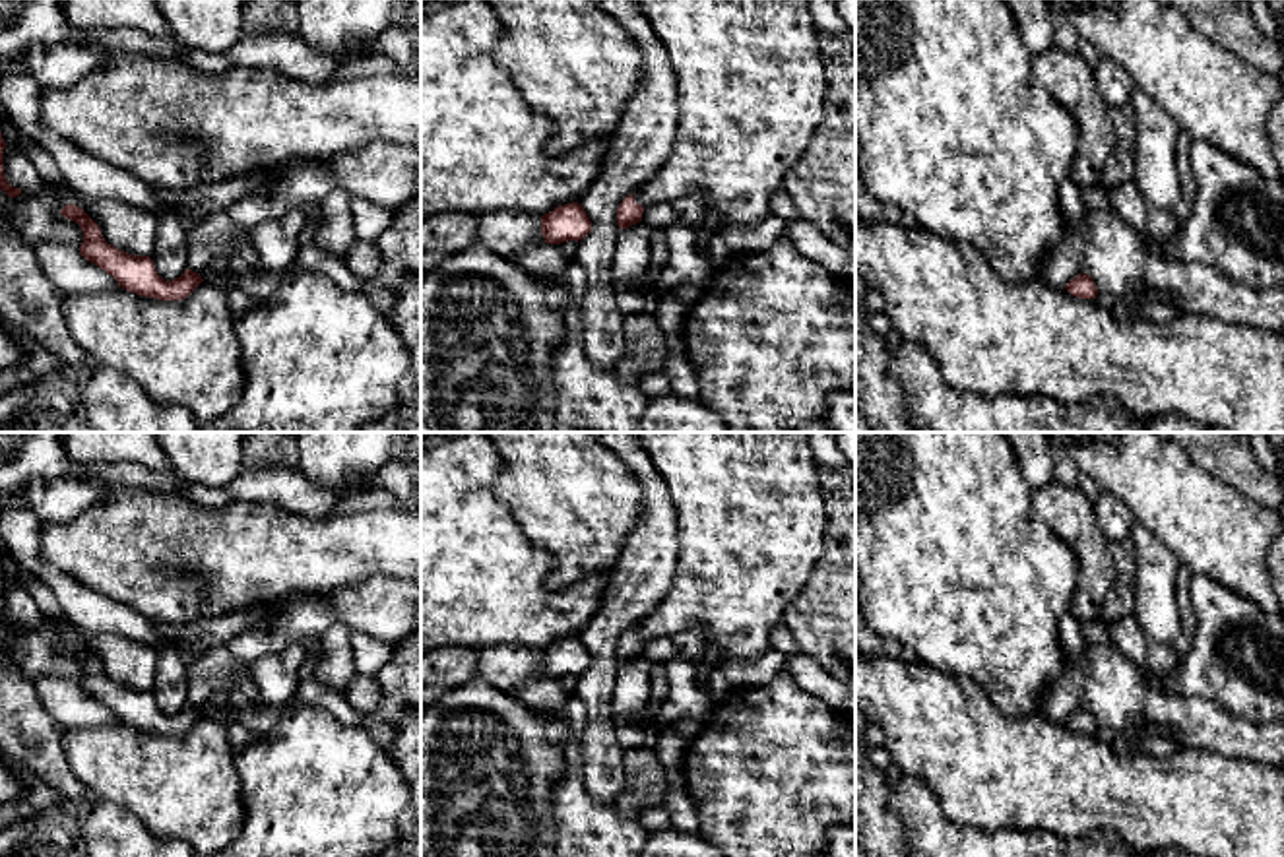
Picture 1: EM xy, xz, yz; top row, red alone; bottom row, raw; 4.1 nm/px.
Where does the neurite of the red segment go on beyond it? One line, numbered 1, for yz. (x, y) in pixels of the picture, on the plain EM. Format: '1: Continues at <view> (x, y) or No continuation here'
1: No continuation here

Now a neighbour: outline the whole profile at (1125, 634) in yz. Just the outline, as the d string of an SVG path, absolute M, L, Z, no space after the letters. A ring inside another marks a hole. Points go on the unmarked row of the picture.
M1133 615L1107 622L1107 632L1117 651L1137 665L1158 675L1173 671L1177 651L1172 646L1154 642Z

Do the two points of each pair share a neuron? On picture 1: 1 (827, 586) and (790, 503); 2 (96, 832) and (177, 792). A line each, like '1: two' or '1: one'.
1: two
2: two

